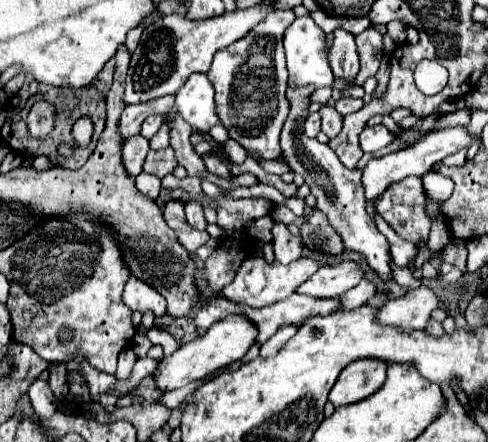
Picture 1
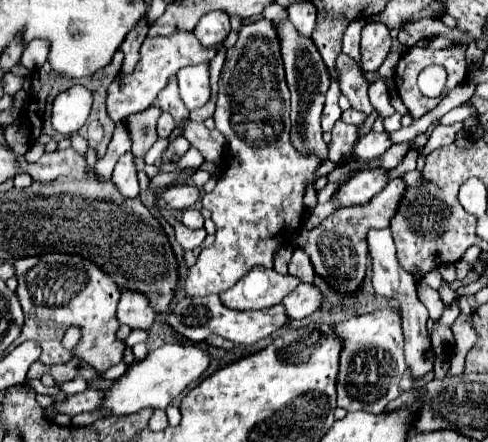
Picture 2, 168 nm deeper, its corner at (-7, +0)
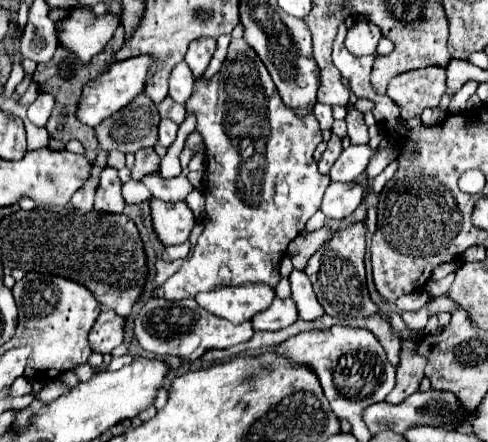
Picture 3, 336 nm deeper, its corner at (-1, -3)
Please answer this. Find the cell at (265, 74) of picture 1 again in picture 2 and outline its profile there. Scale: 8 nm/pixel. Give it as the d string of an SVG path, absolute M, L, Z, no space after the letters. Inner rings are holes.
M259 19L253 25L241 27L235 49L227 53L225 65L221 69L217 109L213 113L213 119L215 119L215 127L227 139L229 155L223 165L223 175L219 177L215 189L203 195L201 199L203 207L211 211L211 219L215 221L217 233L215 233L215 251L213 251L213 245L205 247L199 253L197 263L187 271L185 293L191 297L211 295L211 293L219 295L229 287L233 287L253 267L271 269L275 251L281 245L285 245L291 233L295 233L301 227L301 221L305 215L305 203L303 203L305 189L307 185L313 185L317 179L315 171L321 165L319 157L301 157L301 153L291 145L291 139L289 139L289 133L291 133L289 89L285 83L279 39L271 21Z

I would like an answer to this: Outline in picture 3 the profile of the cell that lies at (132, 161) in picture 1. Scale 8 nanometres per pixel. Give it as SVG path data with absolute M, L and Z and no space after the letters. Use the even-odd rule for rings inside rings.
M105 168L101 174L101 182L95 194L95 210L101 212L123 212L125 198L121 194L123 182L119 180L119 174L115 168Z

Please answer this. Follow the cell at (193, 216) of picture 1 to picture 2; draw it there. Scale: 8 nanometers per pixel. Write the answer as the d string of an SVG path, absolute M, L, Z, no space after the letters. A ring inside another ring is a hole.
M189 207L183 211L183 217L181 217L181 223L189 229L201 229L203 227L203 215L197 207Z

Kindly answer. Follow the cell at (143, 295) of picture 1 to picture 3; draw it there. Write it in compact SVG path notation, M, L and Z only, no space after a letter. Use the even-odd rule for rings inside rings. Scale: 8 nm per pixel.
M103 310L93 326L93 332L89 334L93 350L101 354L111 352L113 348L125 342L123 332L125 332L125 316L119 316L113 310Z

